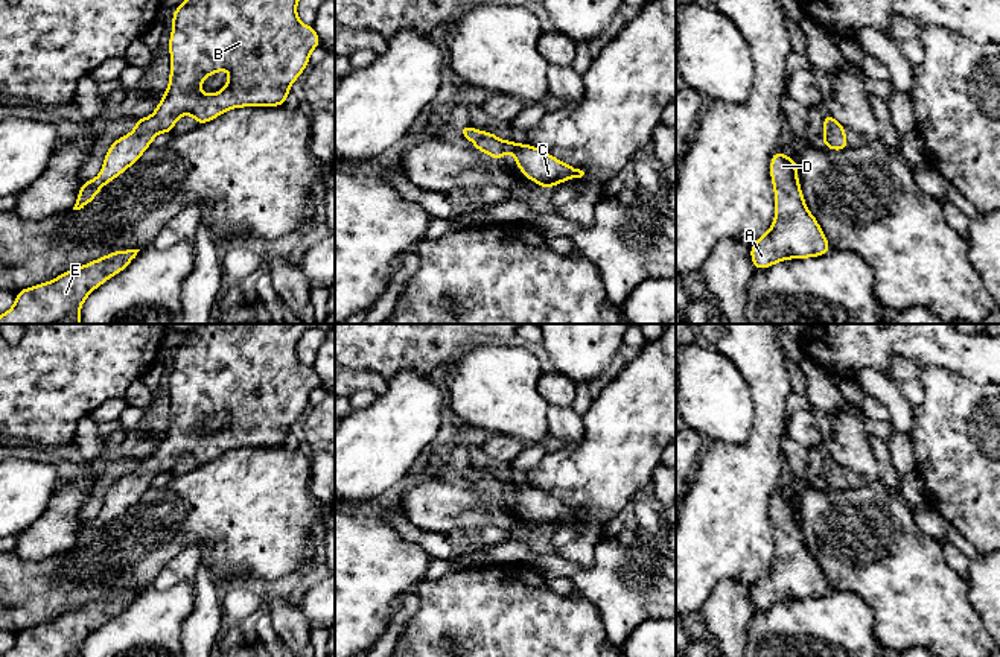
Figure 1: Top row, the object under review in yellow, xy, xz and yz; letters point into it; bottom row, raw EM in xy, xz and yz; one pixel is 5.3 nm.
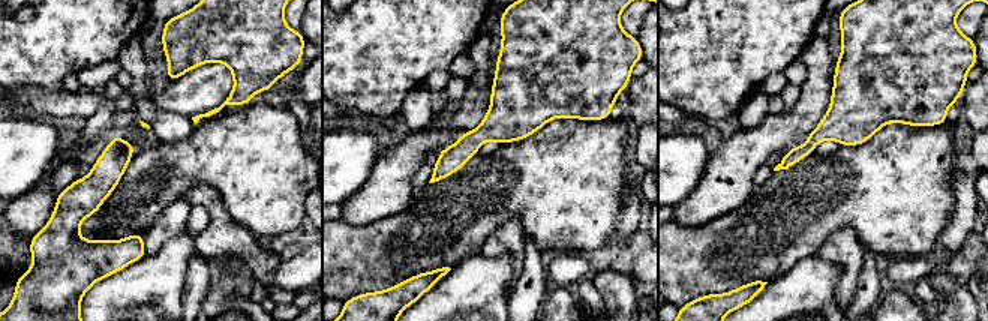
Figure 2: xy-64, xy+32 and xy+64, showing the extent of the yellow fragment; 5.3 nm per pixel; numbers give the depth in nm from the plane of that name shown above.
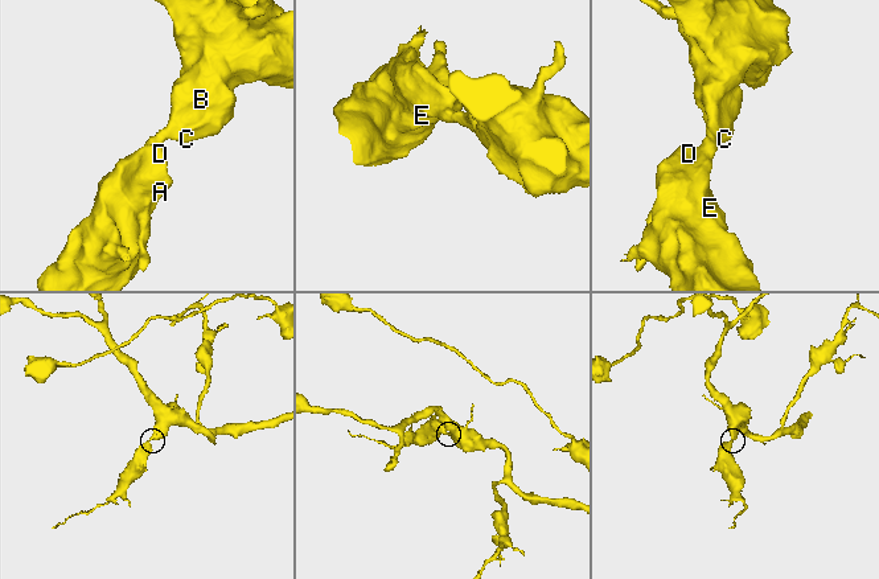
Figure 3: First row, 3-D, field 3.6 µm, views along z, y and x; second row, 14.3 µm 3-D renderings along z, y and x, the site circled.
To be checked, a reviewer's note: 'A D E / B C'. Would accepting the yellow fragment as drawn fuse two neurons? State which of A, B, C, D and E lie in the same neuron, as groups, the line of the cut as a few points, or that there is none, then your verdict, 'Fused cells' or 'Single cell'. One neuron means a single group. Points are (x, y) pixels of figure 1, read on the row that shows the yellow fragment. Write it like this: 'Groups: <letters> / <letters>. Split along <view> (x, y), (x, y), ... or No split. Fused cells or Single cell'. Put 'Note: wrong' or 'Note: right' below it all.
Groups: A B C D E. No split. Single cell
Note: wrong

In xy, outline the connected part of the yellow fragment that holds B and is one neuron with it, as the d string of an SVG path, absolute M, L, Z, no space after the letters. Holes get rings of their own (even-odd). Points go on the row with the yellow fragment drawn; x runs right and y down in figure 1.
M184 0L174 9L170 73L163 99L149 117L135 119L132 132L119 137L108 148L102 170L81 186L73 210L88 205L104 186L139 161L157 134L169 135L184 114L190 114L199 126L234 108L285 105L291 85L309 65L312 50L321 44L314 26L300 21L297 3L298 0ZM222 70L230 71L227 84L207 96L201 82Z

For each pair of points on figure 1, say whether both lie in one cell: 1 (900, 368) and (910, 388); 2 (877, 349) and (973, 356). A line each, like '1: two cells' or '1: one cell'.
1: one cell
2: one cell

